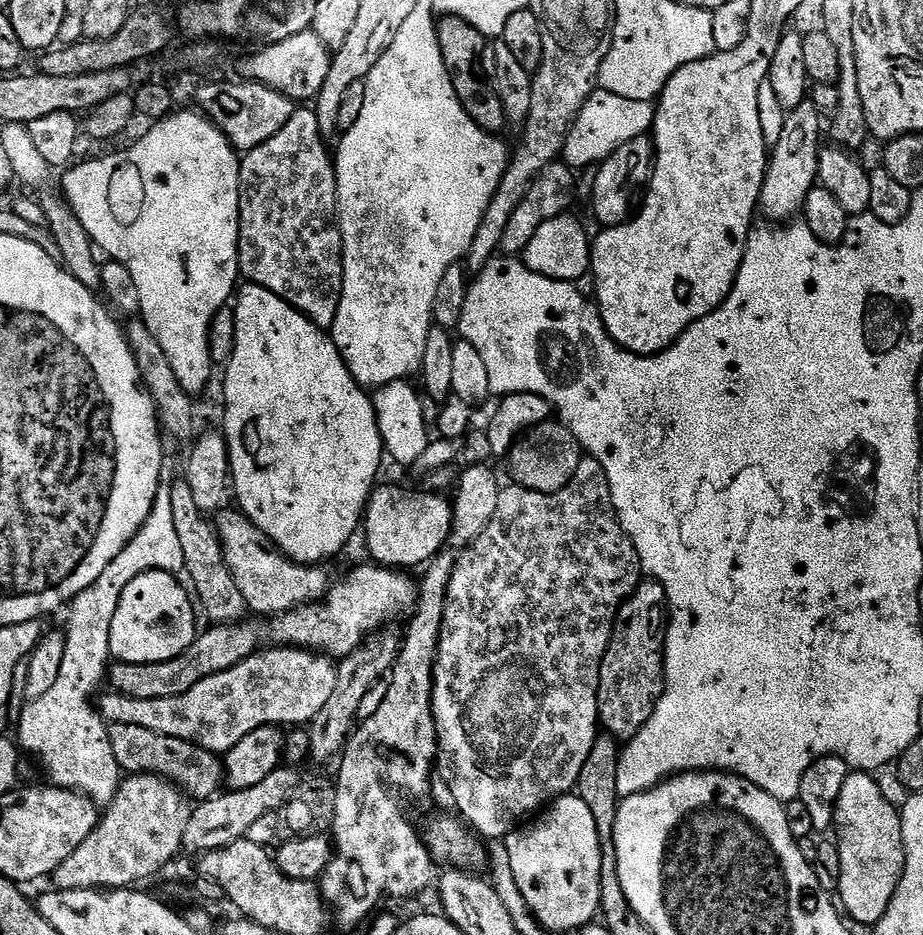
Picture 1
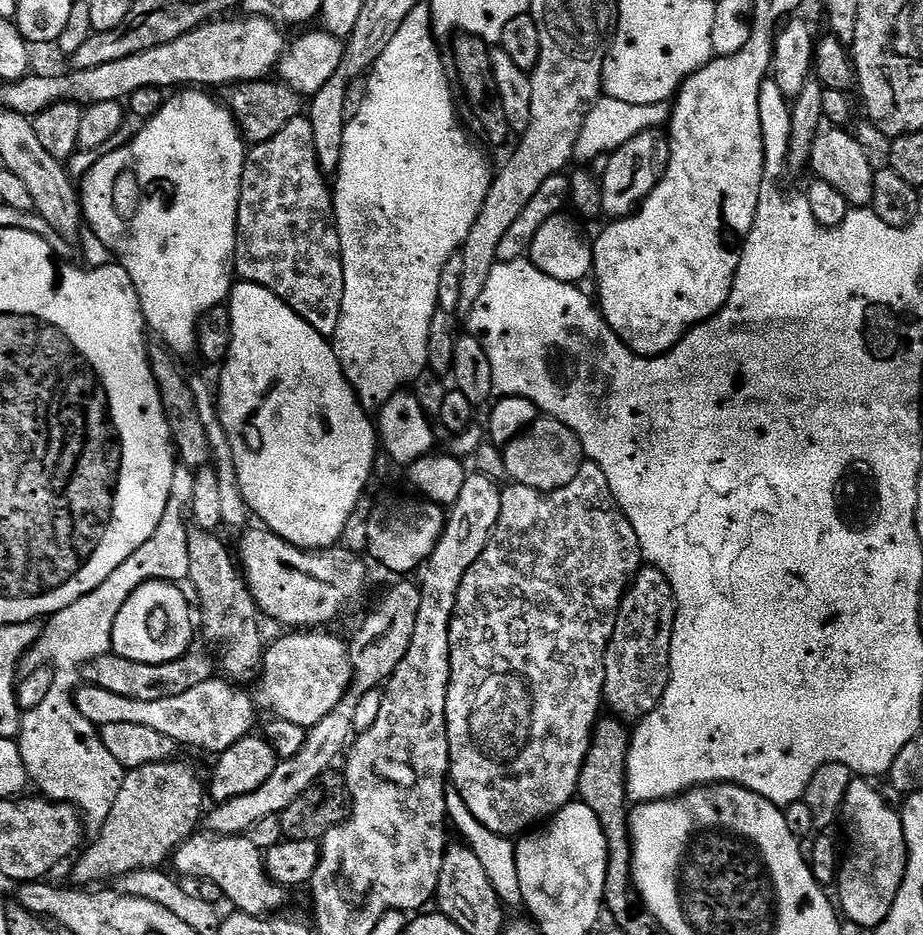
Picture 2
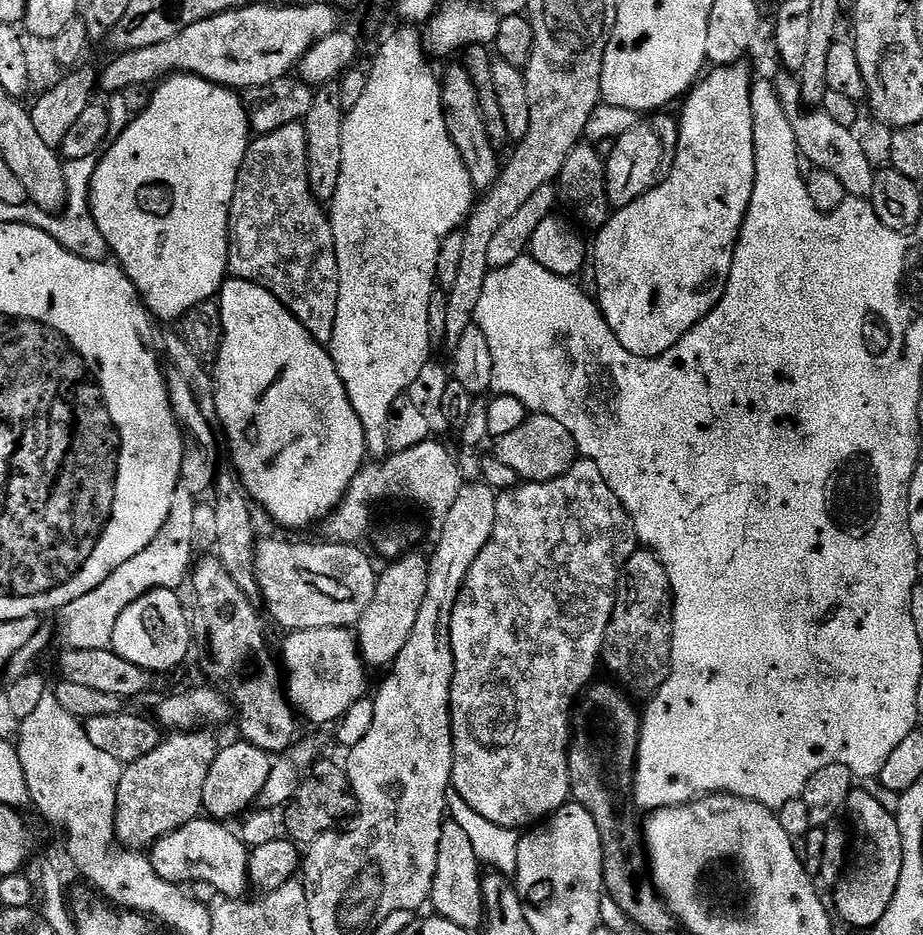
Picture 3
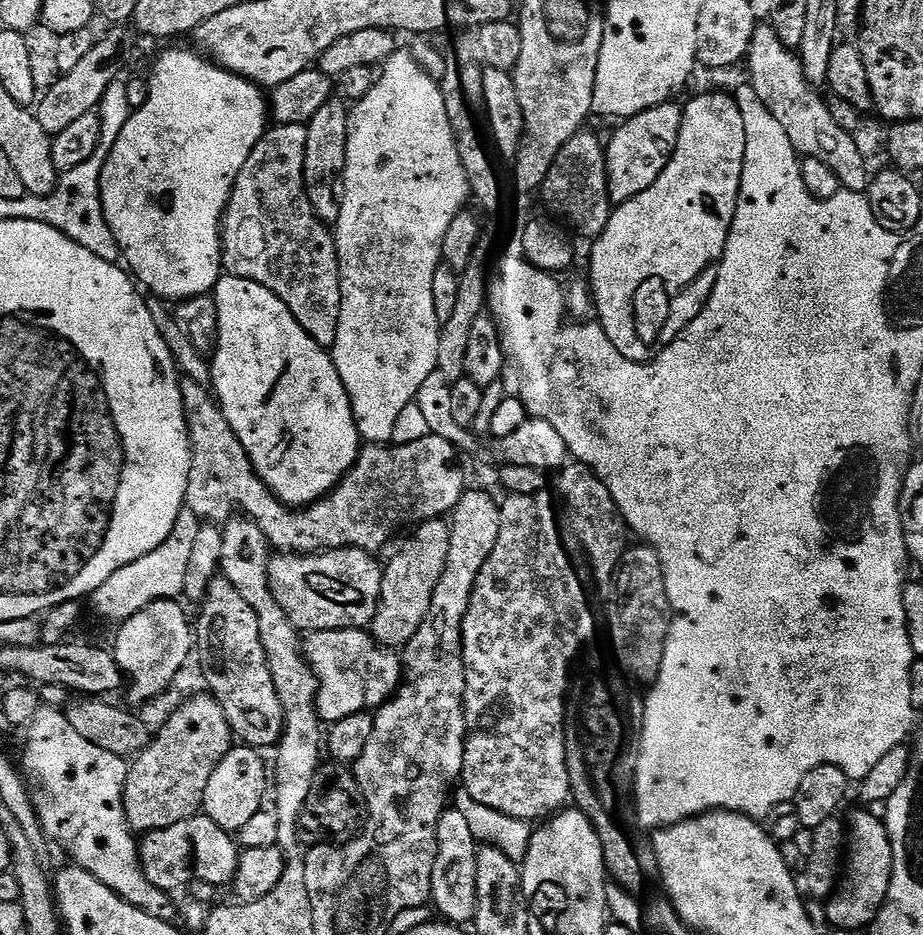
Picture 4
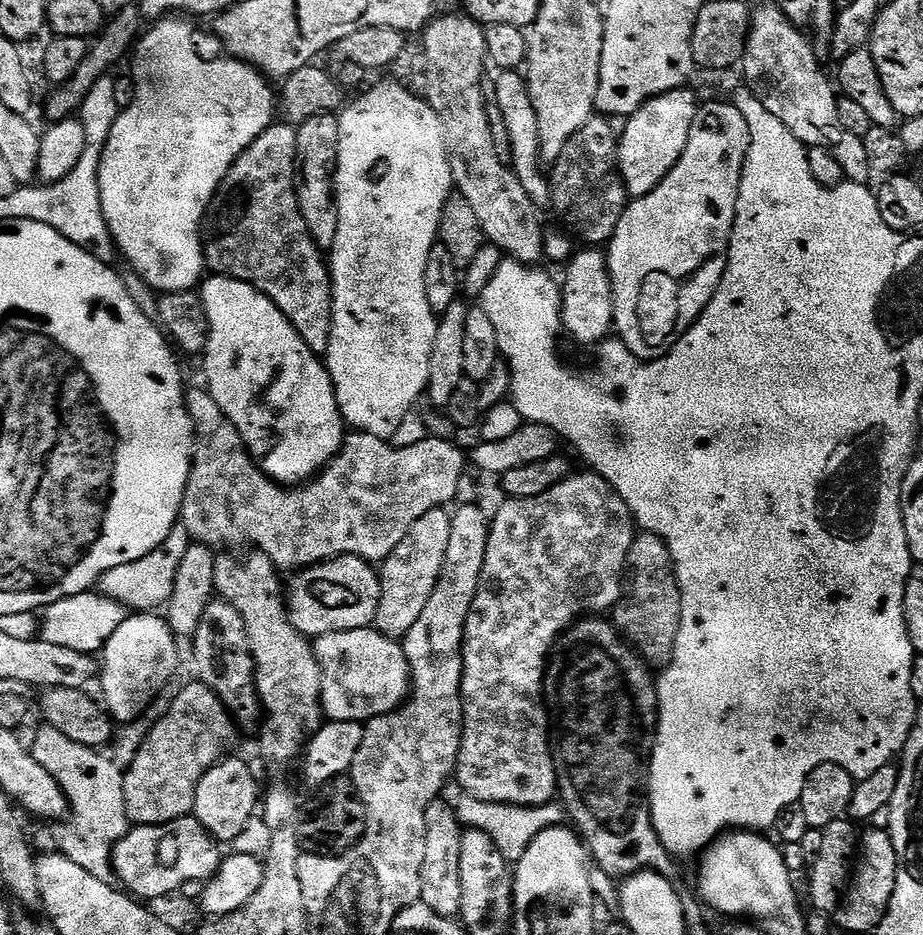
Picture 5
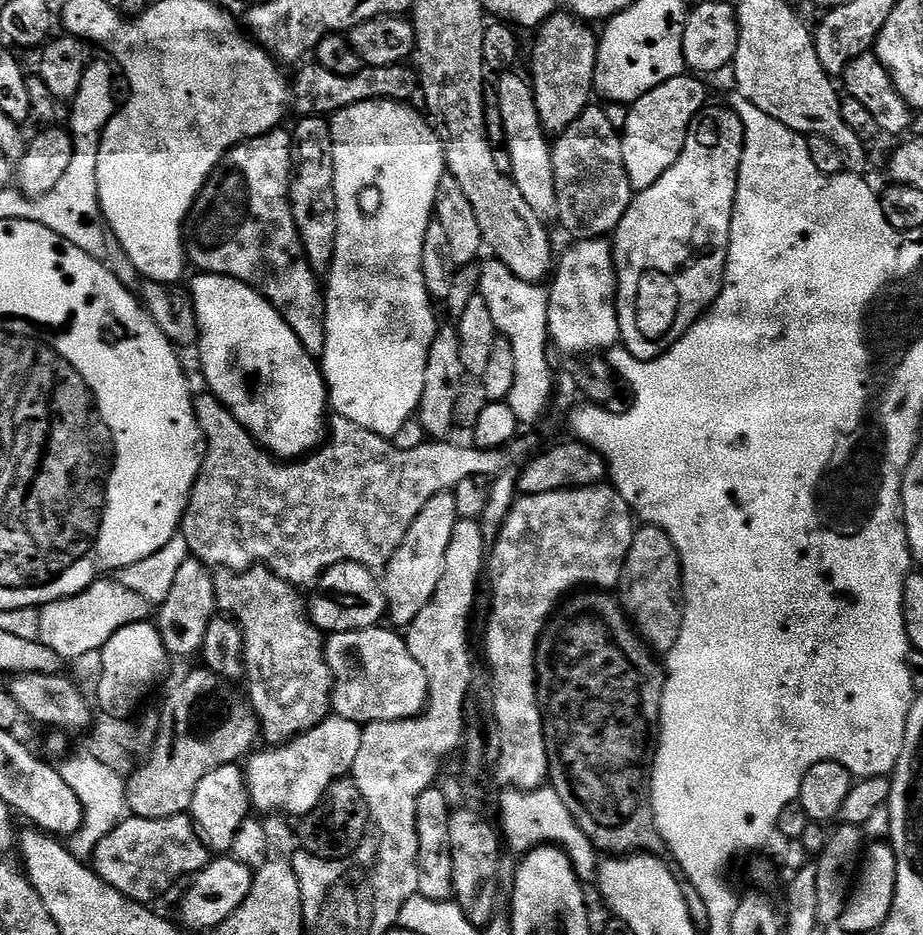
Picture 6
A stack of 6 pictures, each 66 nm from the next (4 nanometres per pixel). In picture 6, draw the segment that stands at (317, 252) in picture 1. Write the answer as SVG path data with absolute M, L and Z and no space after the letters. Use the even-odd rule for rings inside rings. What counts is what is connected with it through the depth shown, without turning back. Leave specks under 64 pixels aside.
M277 130L275 132L267 132L265 136L256 136L253 140L242 144L235 144L216 169L212 171L212 177L206 181L203 190L200 191L200 197L196 199L196 205L192 211L188 213L186 221L186 260L189 265L192 264L201 273L210 276L229 276L238 282L248 284L256 292L262 293L264 297L279 310L282 318L290 326L290 330L294 330L294 334L298 334L298 342L302 342L302 346L311 356L323 357L324 347L326 346L326 326L324 325L324 298L325 293L316 285L318 280L317 273L313 272L312 267L308 265L308 260L302 255L300 247L300 235L296 229L294 222L294 214L292 213L292 204L288 201L288 191L290 190L290 182L292 181L292 132L286 130Z

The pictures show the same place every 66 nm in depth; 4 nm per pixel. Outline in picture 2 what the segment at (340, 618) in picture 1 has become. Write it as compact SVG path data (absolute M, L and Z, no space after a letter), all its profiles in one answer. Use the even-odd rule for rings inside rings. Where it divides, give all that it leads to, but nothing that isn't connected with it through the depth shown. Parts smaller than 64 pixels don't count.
M189 650L177 660L161 664L134 662L130 658L122 658L109 654L102 658L94 658L84 667L83 679L94 686L102 686L102 690L110 690L110 694L118 694L121 698L134 698L138 702L158 702L161 698L175 698L178 694L186 694L193 686L213 679L214 660L204 652Z

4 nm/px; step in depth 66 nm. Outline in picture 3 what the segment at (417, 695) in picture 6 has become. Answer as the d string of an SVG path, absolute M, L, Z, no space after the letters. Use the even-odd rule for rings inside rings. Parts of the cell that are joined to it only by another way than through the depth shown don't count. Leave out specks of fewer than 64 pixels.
M346 628L289 631L285 636L282 668L286 673L287 699L310 723L335 725L367 693L364 691L370 672L360 656L357 637Z

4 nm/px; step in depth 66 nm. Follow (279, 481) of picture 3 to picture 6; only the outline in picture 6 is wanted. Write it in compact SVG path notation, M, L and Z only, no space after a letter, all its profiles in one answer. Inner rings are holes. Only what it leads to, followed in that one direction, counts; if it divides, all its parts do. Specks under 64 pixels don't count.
M196 274L192 280L192 288L190 287L190 295L194 302L194 310L198 318L198 349L200 348L200 368L204 371L204 380L208 383L207 391L211 395L217 396L224 407L231 412L232 417L239 422L254 439L259 442L261 448L265 452L272 453L273 457L279 458L285 462L291 462L301 459L320 447L326 436L326 417L330 412L328 402L328 385L324 383L324 373L321 365L318 363L317 357L311 356L309 352L302 346L302 342L298 342L298 334L294 334L294 330L290 330L290 326L282 318L282 314L273 306L260 292L256 292L248 284L238 282L229 276L210 276L207 274Z

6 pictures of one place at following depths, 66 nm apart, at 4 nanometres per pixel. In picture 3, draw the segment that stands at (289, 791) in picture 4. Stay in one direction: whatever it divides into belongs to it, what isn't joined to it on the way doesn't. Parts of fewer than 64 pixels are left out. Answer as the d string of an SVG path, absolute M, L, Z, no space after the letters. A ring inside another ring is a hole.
M221 463L217 471L214 485L215 496L214 507L218 521L218 542L214 554L220 559L222 566L226 566L230 578L234 578L234 582L238 582L238 586L242 586L242 590L247 596L259 597L260 587L256 581L258 535L256 536L256 520L252 517L253 505L250 503L248 493L244 490L244 483L240 481L240 473L231 463Z

